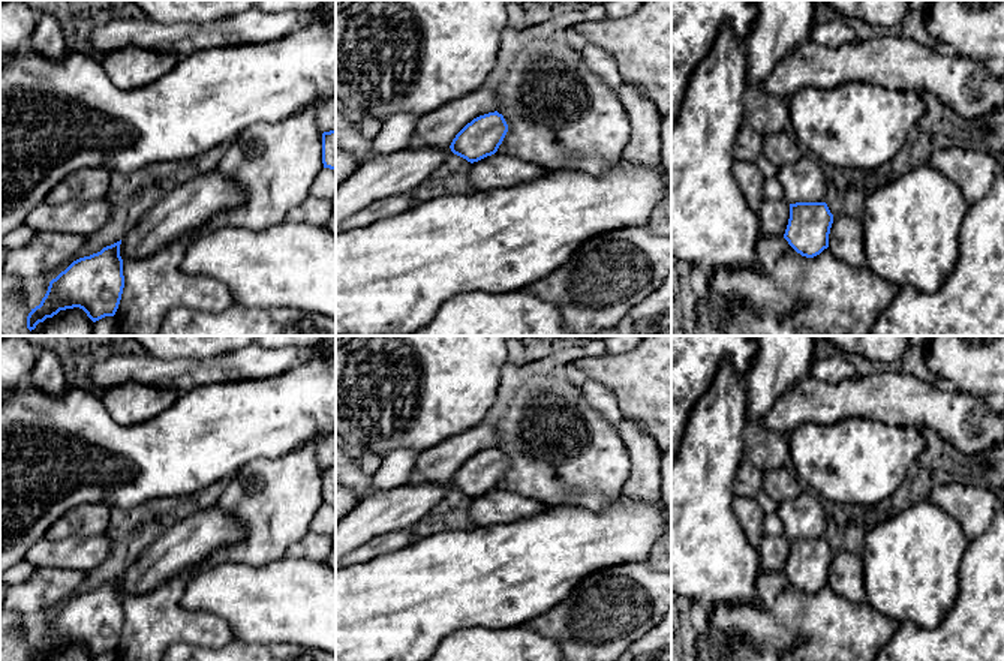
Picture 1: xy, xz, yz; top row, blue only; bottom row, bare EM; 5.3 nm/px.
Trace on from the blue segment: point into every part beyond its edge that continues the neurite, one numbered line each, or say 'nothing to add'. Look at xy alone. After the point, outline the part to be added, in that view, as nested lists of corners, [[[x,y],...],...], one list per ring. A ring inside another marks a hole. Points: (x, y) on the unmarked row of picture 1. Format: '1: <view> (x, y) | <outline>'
nothing to add

